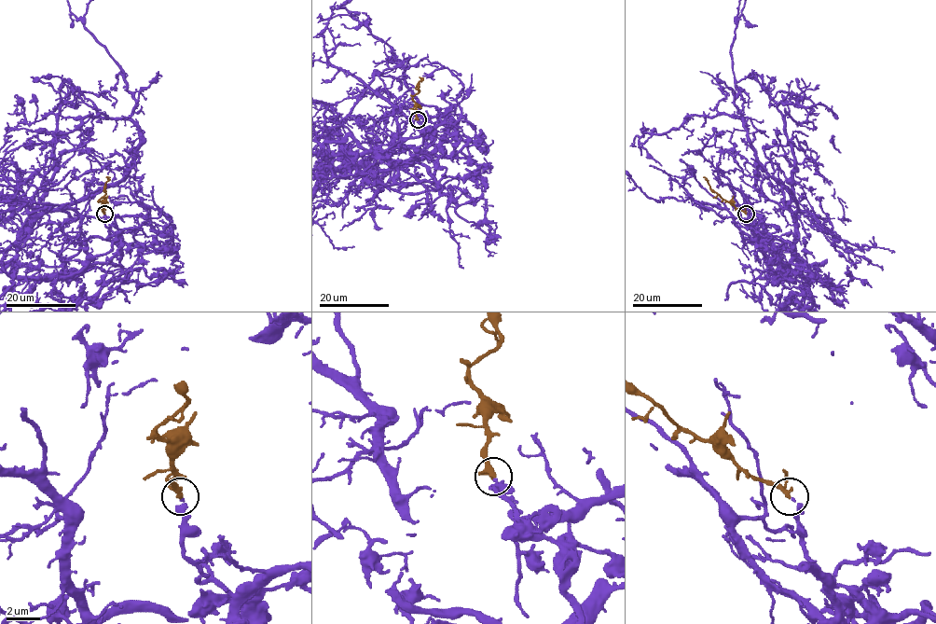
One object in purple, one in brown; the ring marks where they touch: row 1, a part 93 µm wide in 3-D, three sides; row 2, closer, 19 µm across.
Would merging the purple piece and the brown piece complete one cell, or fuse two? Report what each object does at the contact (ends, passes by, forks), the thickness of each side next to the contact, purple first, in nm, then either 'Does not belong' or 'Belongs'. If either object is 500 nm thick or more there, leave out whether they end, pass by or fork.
At the ring purple passes by. At the ring brown passes by. Thickness 180 nm (purple) against 240 nm. Belongs

